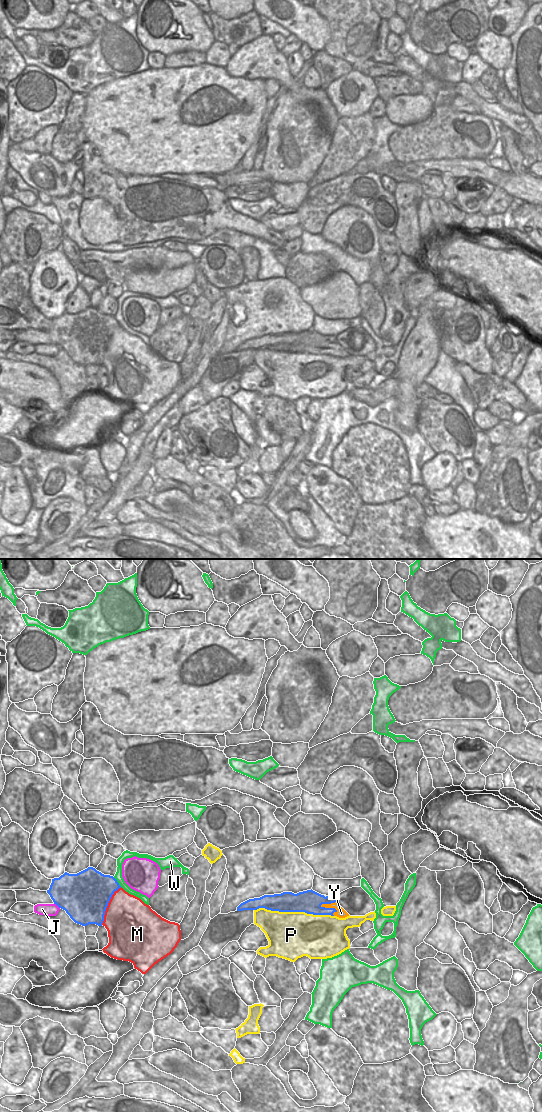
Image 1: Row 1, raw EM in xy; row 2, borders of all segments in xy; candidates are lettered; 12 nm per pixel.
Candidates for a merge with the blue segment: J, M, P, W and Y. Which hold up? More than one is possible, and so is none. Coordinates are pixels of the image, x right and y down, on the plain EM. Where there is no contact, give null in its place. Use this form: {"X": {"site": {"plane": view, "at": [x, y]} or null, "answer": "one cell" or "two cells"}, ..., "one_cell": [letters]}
{"J": {"site": {"plane": "xy", "at": [57, 345]}, "answer": "two cells"}, "M": {"site": {"plane": "xy", "at": [107, 345]}, "answer": "two cells"}, "P": {"site": {"plane": "xy", "at": [294, 351]}, "answer": "two cells"}, "W": {"site": {"plane": "xy", "at": [117, 322]}, "answer": "two cells"}, "Y": {"site": {"plane": "xy", "at": [331, 348]}, "answer": "two cells"}, "one_cell": []}

